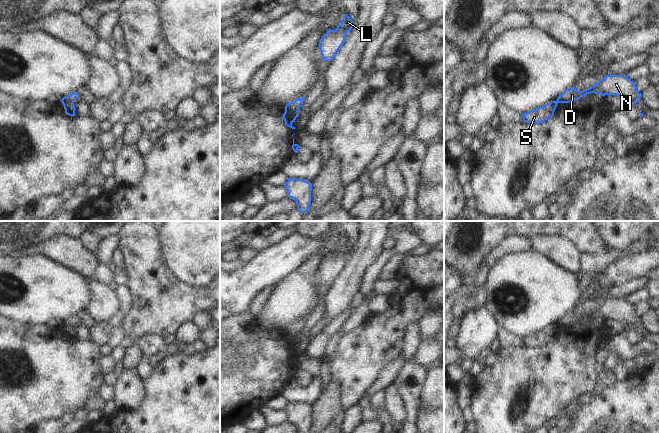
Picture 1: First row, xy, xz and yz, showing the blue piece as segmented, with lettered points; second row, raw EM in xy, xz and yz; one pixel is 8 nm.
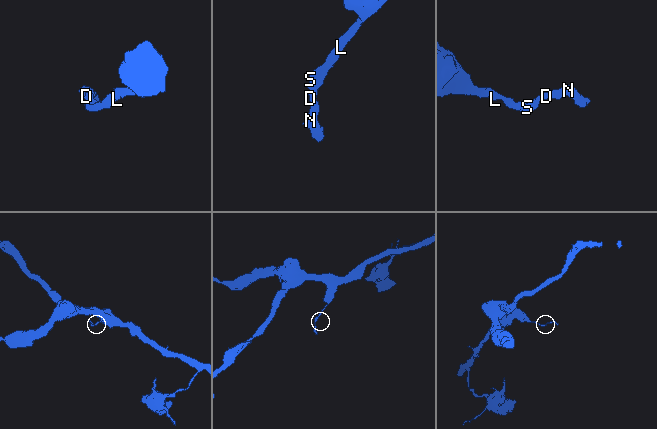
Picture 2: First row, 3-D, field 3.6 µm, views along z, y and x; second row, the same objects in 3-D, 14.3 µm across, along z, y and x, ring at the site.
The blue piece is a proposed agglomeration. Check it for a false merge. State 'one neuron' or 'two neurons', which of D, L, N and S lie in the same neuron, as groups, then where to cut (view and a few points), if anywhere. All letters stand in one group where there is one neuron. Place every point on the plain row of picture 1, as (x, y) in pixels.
two neurons | D N / L S | xz (298, 332), (285, 334)

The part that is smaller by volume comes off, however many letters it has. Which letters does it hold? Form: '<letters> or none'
D, N

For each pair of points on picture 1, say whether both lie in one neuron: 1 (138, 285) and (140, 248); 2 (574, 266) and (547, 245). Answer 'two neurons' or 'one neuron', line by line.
1: one neuron
2: one neuron

